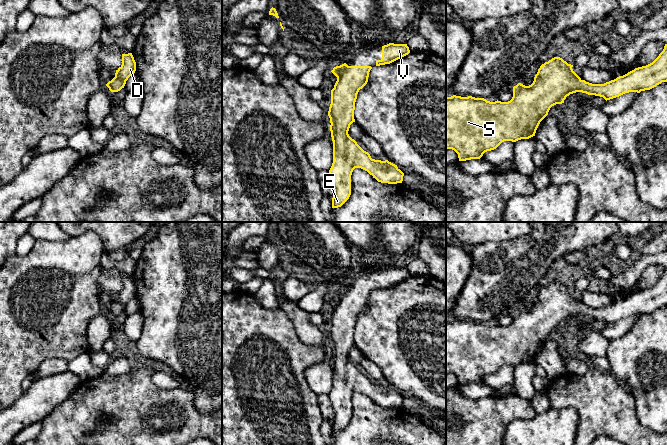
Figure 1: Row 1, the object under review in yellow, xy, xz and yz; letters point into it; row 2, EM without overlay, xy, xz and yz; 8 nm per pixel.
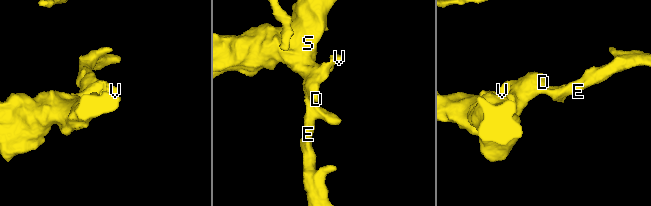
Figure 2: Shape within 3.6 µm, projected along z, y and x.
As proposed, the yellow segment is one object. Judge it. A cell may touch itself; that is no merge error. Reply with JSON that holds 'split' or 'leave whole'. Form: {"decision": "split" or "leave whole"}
{"decision": "leave whole"}

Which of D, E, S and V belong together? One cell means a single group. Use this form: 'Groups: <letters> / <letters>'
Groups: D E S V

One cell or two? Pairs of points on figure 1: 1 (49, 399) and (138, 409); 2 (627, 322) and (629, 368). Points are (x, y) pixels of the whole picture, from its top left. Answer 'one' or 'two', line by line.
1: two
2: two

